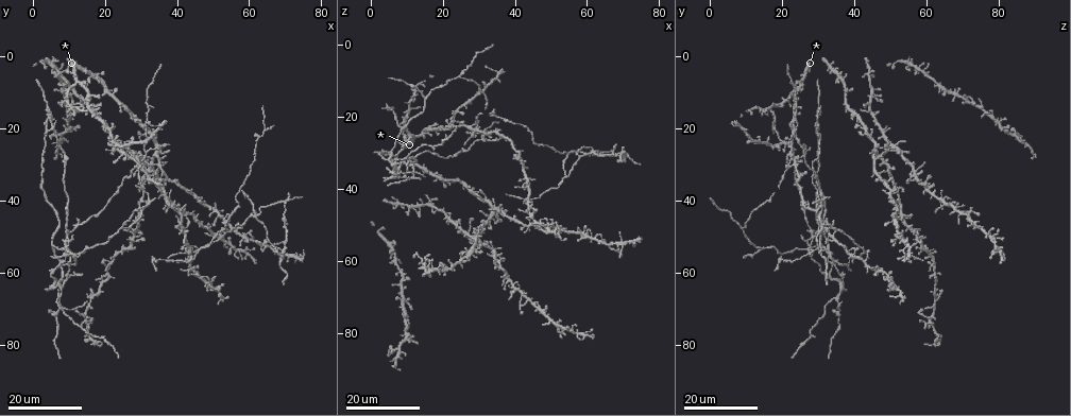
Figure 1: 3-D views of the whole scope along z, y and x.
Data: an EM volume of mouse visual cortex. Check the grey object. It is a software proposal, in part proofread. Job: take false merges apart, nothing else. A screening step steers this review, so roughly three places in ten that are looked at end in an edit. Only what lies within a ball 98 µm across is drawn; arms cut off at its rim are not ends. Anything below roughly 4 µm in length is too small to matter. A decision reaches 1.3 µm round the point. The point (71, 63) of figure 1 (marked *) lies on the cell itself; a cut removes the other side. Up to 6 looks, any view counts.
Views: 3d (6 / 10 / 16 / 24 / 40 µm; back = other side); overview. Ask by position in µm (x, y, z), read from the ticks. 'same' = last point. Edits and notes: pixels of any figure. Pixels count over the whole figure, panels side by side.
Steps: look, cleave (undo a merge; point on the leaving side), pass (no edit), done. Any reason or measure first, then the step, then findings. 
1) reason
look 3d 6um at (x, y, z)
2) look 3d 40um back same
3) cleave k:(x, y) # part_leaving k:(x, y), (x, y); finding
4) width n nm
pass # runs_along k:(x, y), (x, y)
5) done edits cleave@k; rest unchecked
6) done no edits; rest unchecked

branch point
look 3d 24um at (66.0, 53.0, 56.0)

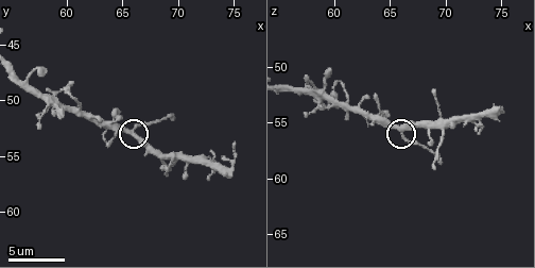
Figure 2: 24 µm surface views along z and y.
look 3d 6um at (65.8, 53.2, 55.4)

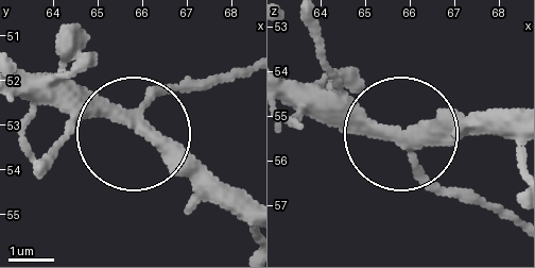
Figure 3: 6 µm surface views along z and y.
pass # runs_along 3:(287, 95), (389, 126), (412, 163), (453, 194); continuous, no second cell

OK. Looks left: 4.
four or more arms meet
look 3d 10um at (61.2, 51.0, 53.8)

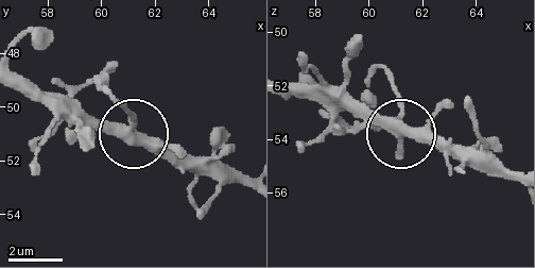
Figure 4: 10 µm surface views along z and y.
closer look
look 3d 6um at (61.1, 50.9, 53.5)

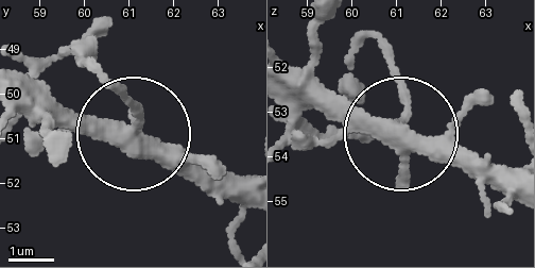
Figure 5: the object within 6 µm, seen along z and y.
arms 4
pass # runs_along 5:(23, 77), (80, 115), (133, 130), (118, 88); one cell here

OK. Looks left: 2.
three-way junction
look 3d 16um at (12.5, 71.5, 58.5)

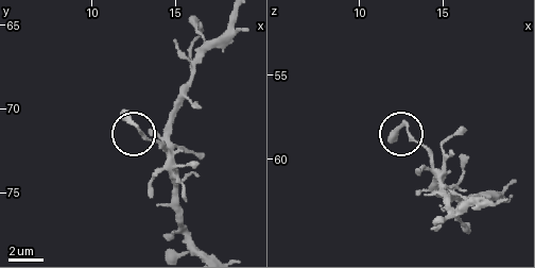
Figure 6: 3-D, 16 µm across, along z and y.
look 3d 6um at (13.0, 71.5, 58.7)

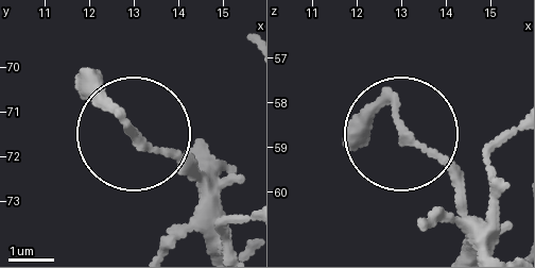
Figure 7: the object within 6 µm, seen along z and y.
width 140 nm
pass # one cell here

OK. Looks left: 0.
done no edits; rest unchecked

